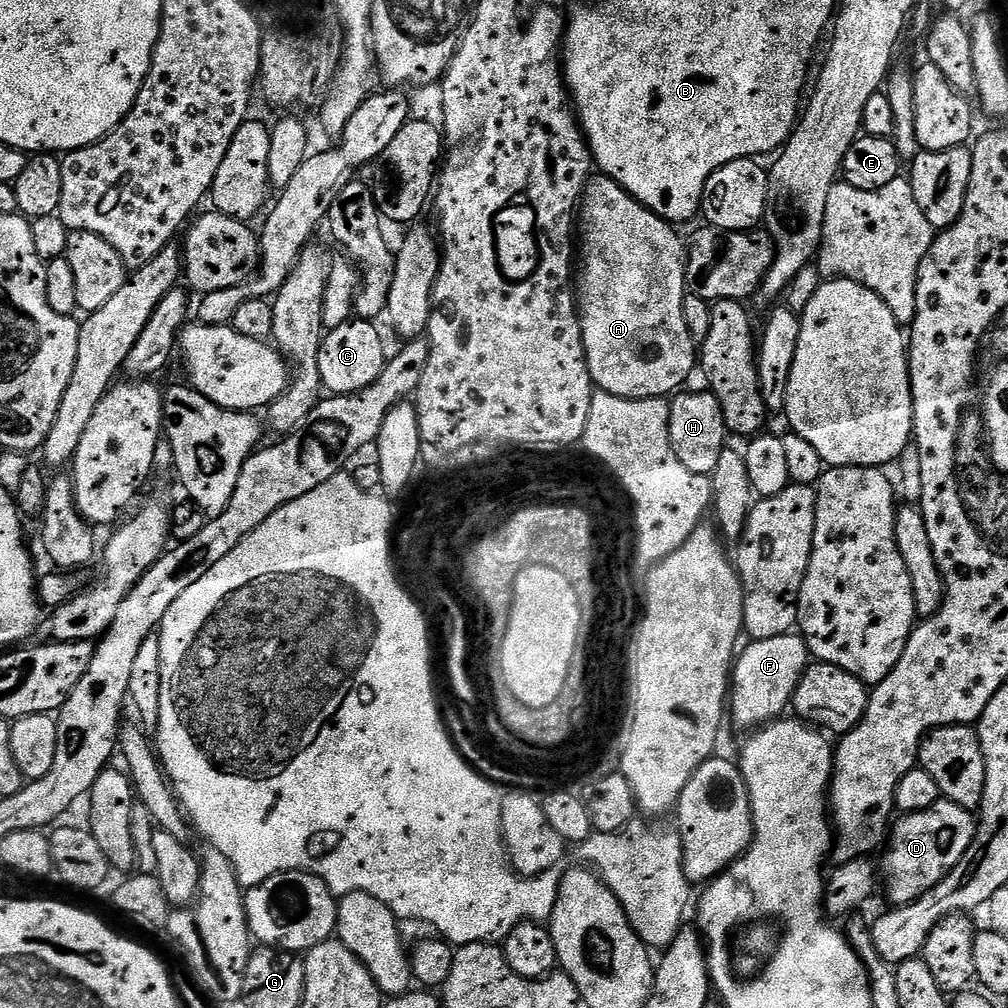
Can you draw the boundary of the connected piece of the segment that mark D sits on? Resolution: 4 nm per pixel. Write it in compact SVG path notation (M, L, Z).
M943 798L926 810L909 812L899 818L900 821L897 819L891 825L884 868L882 864L882 876L888 879L888 900L892 906L914 902L938 886L938 882L958 866L976 837L977 817L969 809Z

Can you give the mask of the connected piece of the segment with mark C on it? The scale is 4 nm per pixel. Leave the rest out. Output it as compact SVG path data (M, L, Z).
M351 318L337 328L331 329L320 341L318 374L325 393L332 396L353 395L366 390L379 375L386 363L384 342L377 325L371 320Z

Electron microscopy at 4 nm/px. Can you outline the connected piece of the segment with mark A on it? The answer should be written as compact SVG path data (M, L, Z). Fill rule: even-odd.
M596 174L584 185L584 195L578 205L578 252L584 255L584 265L578 268L578 311L580 329L584 339L584 349L588 359L588 372L592 375L592 383L601 392L609 392L627 400L650 400L668 398L677 390L683 389L691 374L692 368L698 364L698 344L692 339L690 330L686 330L686 318L682 318L682 302L686 295L686 252L682 240L672 236L673 225L662 217L654 215L650 209L642 206L618 182L603 174Z

